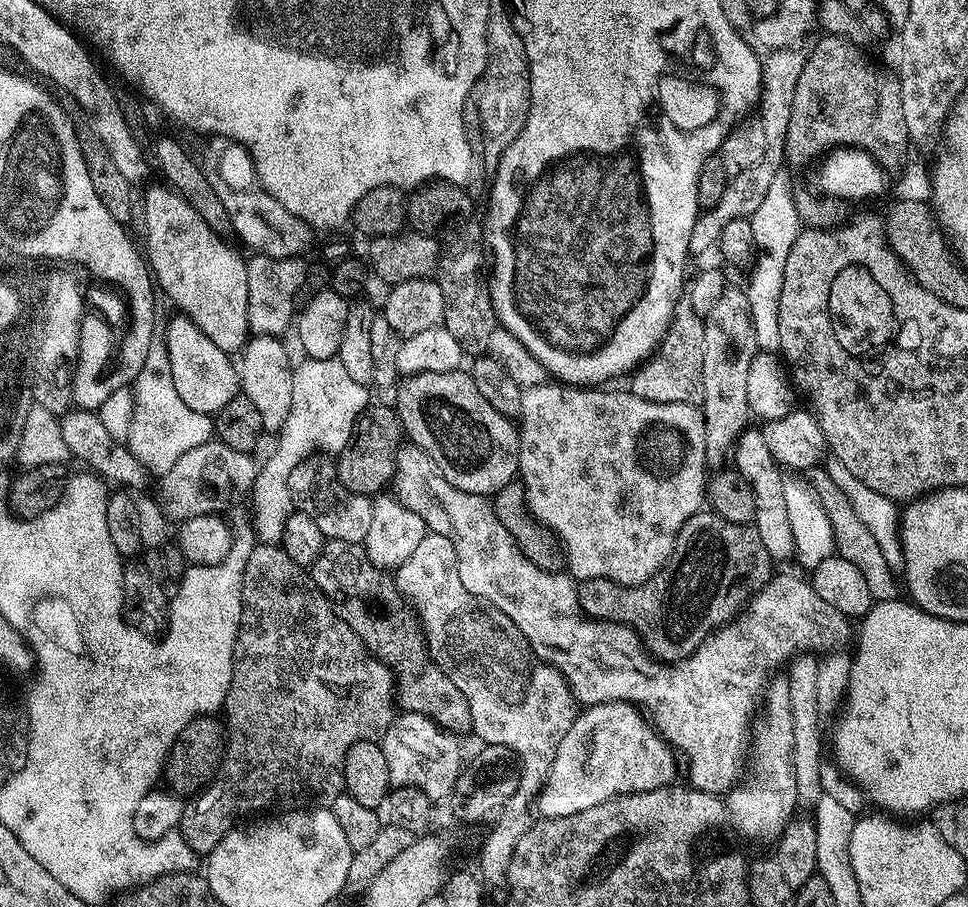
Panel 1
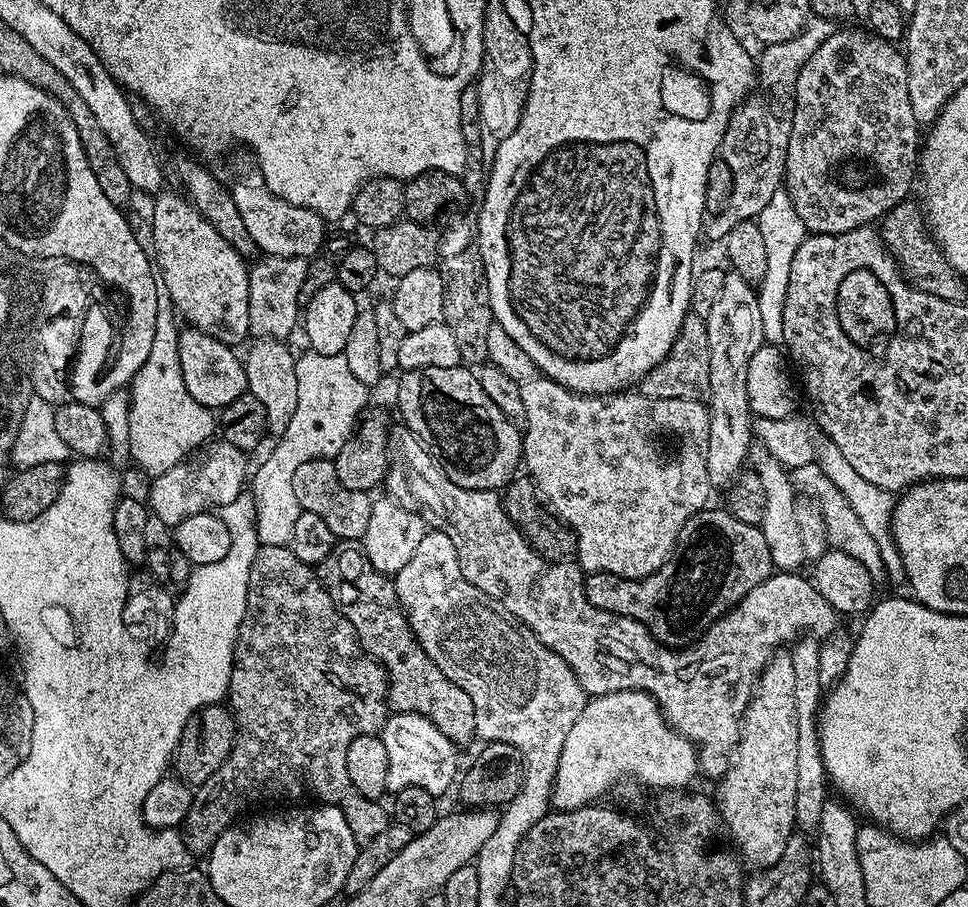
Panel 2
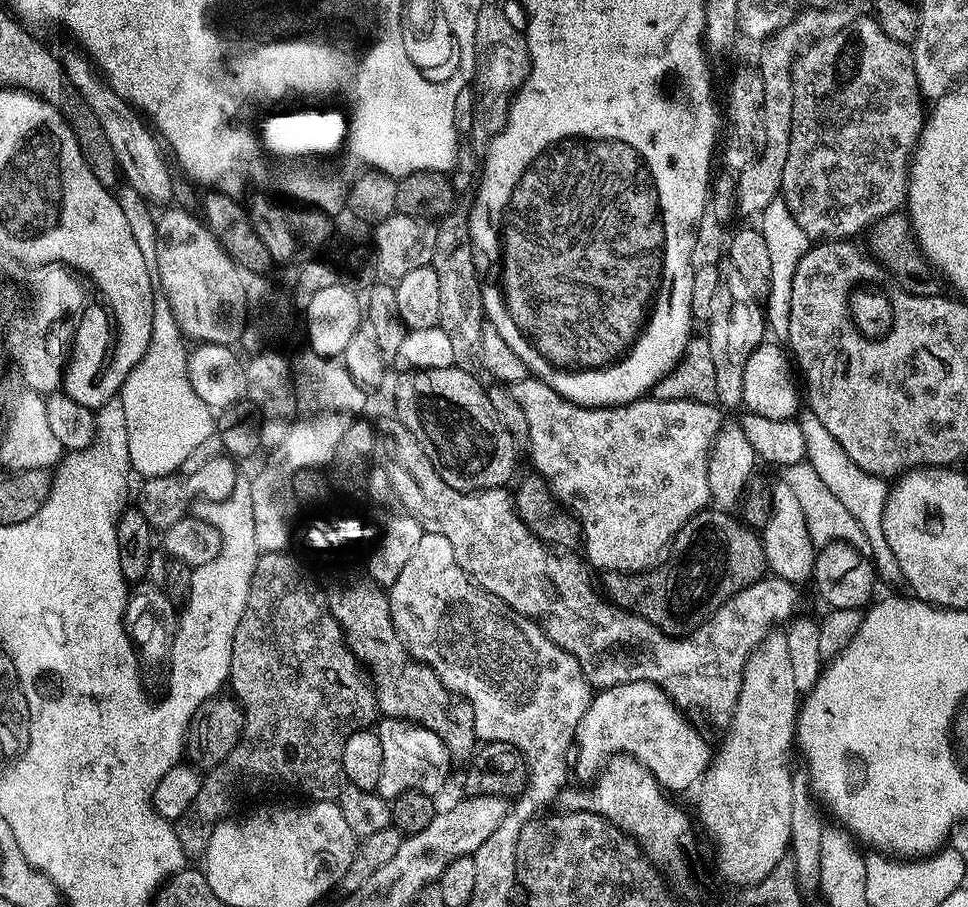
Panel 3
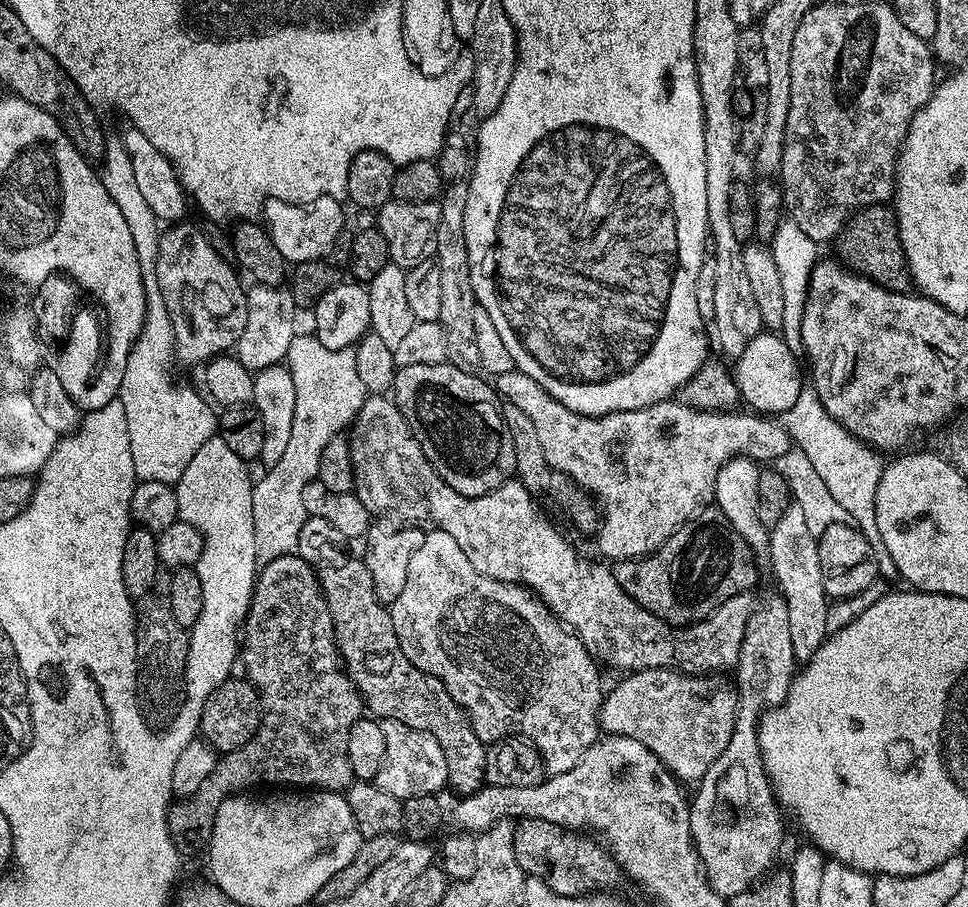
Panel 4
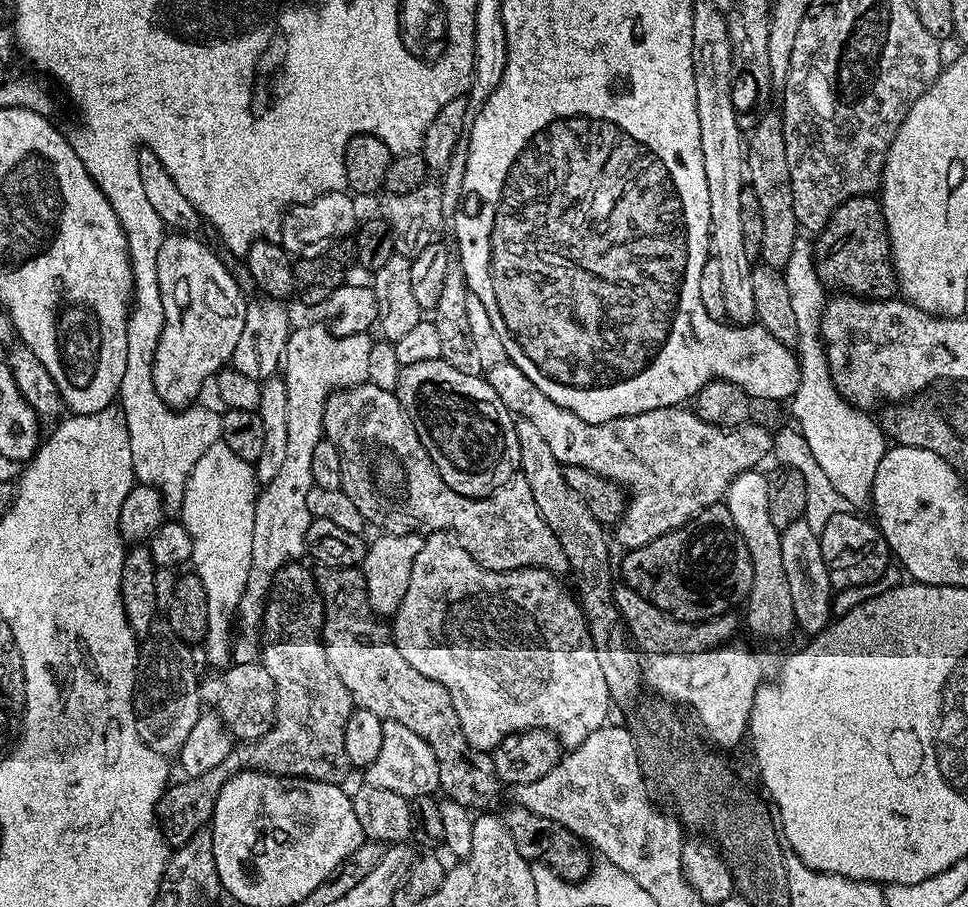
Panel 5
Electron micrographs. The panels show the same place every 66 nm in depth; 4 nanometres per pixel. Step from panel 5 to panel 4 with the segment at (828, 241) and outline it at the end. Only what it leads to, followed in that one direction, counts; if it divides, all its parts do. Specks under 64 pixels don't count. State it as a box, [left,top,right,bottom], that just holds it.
[834,204,914,293]

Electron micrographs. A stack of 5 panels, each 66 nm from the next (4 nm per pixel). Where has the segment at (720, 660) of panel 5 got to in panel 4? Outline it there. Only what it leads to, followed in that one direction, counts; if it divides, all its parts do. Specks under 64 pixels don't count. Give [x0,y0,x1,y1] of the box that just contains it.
[598,668,737,781]

